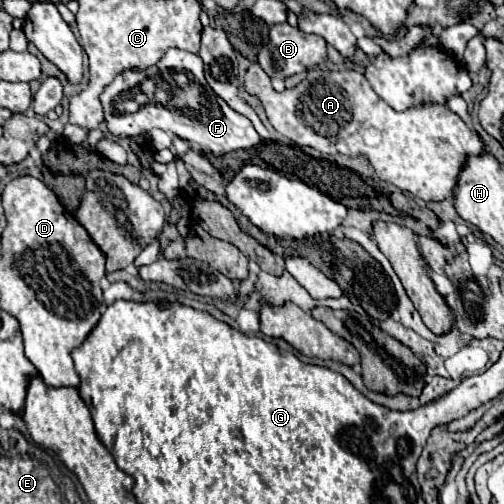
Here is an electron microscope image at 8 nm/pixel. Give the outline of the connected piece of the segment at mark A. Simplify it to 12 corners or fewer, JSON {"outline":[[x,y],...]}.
{"outline":[[354,69],[244,87],[278,133],[364,155],[382,181],[452,197],[482,153],[448,107],[398,113]]}

